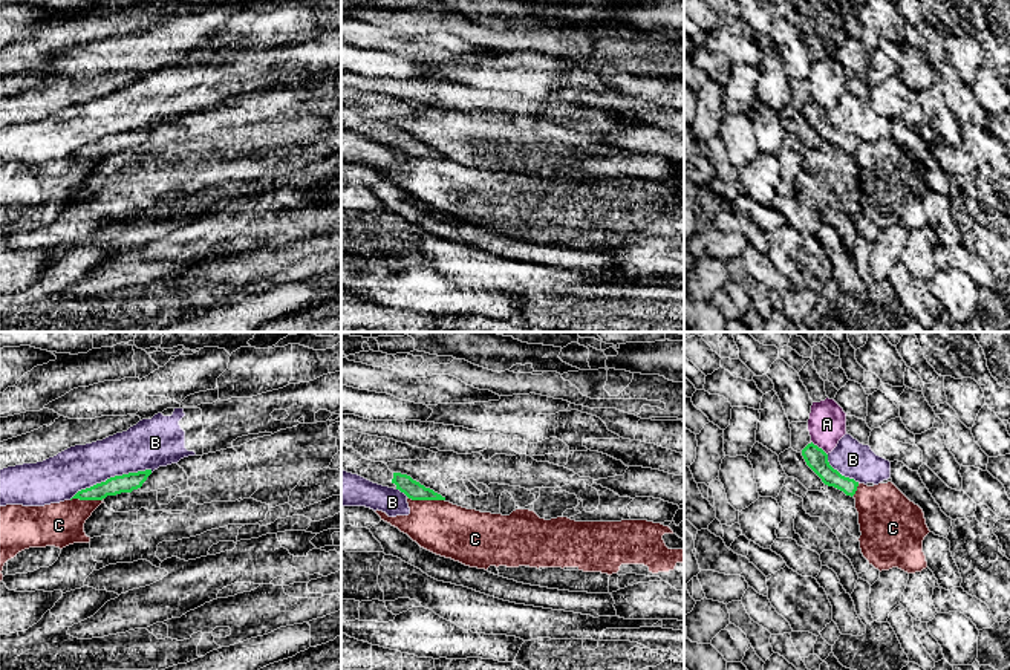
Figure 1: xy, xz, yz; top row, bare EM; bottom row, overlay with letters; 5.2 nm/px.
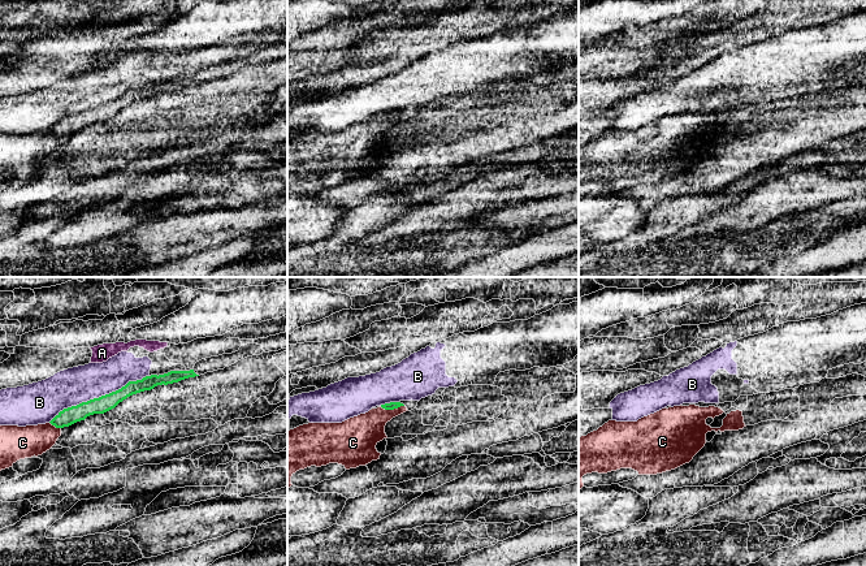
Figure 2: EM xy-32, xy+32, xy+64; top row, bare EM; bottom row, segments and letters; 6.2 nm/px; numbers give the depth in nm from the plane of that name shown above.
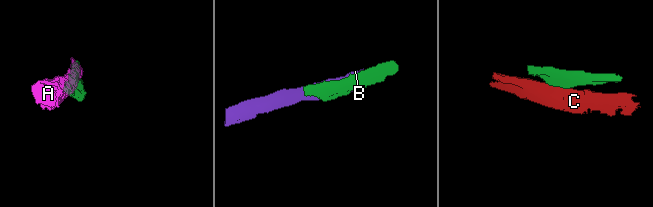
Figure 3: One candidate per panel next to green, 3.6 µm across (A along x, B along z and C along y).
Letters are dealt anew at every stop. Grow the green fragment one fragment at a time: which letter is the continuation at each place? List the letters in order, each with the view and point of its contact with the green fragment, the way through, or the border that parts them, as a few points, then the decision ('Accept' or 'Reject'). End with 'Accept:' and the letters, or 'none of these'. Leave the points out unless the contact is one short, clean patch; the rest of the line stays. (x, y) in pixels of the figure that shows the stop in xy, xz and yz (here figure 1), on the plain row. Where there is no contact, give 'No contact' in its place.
A: Touches green at yz (817, 104). Reject
B: Touches green at xy (110, 135). Reject
C: Touches green at xz (426, 156). Boundary: xz (407, 153), (412, 156), (444, 158). Reject
Accept: none of these

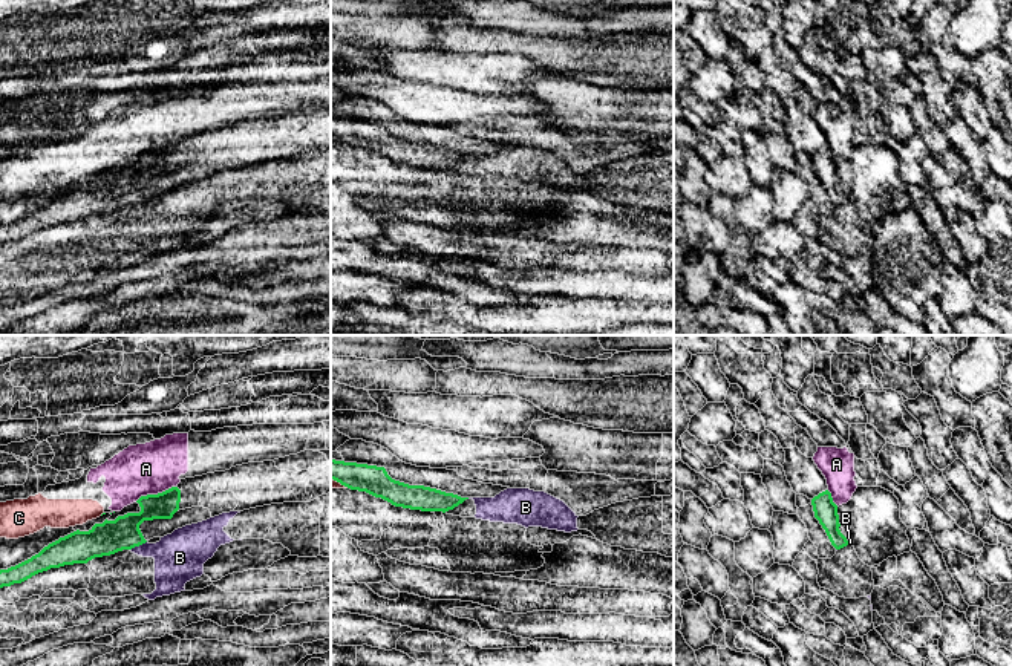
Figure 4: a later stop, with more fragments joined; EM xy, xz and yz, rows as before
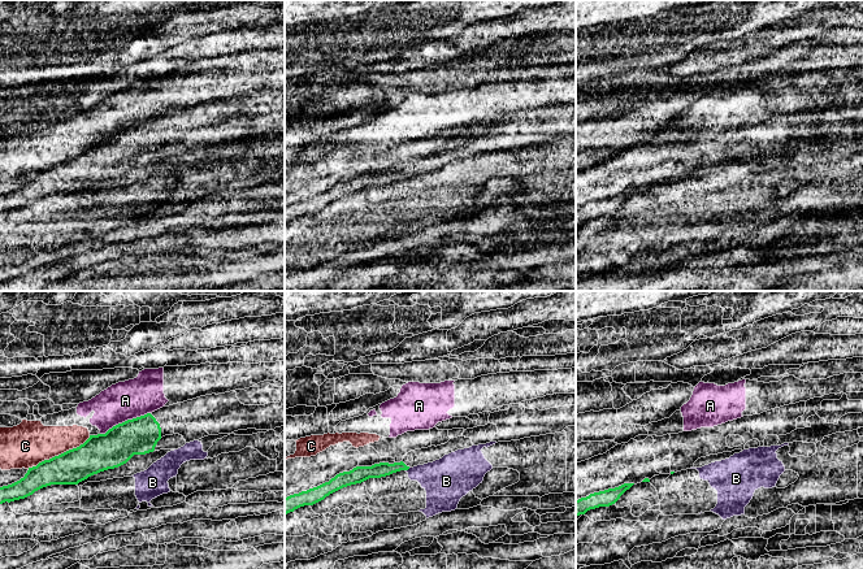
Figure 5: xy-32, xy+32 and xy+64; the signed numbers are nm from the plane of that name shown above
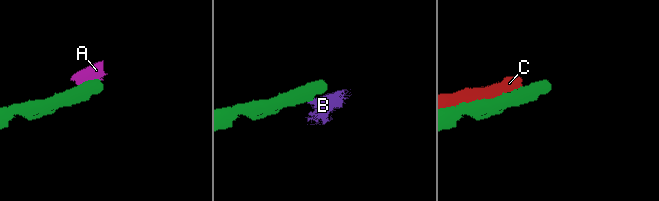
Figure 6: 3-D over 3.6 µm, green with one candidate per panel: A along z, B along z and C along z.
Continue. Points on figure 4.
A: Touches green at xy (155, 152). Boundary: xy (175, 143), (156, 150), (141, 152), (135, 158). Reject
B: Touches green at xy (138, 202). Boundary: xy (146, 198), (130, 207). Reject
C: Touches green at xz (340, 140). Reject
Accept: none of these

